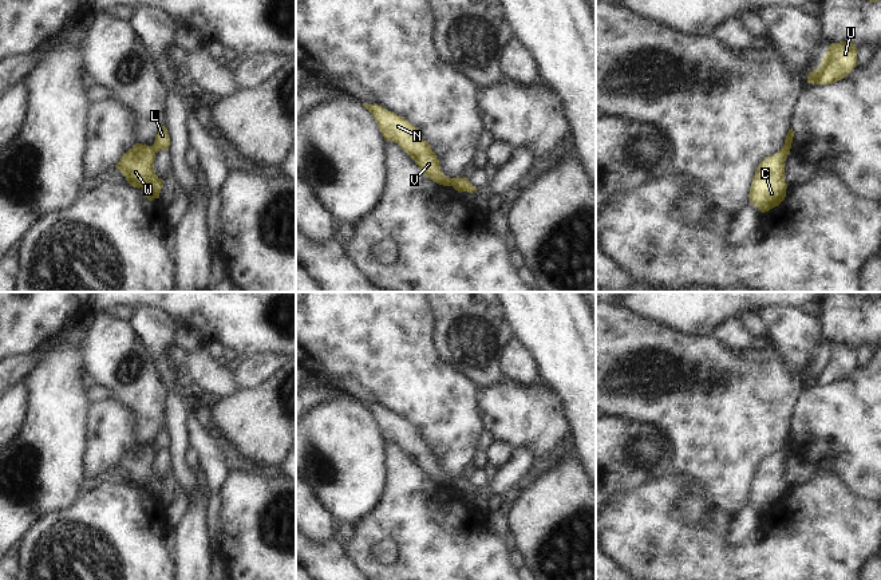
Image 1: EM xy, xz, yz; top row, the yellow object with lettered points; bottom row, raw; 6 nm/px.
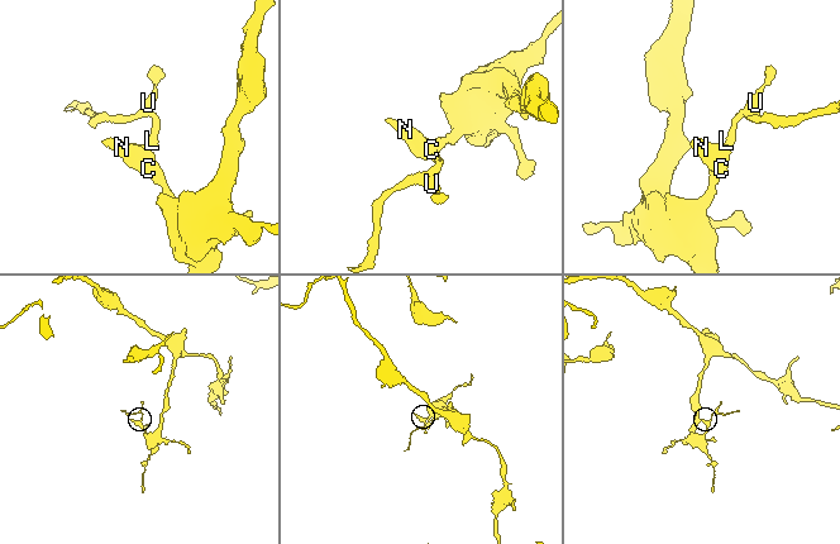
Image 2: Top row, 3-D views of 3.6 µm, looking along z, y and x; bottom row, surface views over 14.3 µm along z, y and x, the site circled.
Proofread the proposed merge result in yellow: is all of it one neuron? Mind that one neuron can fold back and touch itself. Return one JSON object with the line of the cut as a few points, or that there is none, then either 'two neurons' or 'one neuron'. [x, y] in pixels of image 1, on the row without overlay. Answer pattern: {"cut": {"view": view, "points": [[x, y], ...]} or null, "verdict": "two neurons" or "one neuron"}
{"cut": {"view": "xz", "points": [[453, 478], [450, 485]]}, "verdict": "two neurons"}

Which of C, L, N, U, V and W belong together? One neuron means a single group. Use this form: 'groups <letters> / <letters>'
groups C N V W / L U

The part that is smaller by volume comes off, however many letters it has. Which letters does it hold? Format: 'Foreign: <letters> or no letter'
Foreign: L, U

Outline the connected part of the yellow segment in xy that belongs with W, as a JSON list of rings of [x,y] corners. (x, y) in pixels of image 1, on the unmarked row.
[[[135,443],[115,466],[126,477],[127,484],[142,488],[149,501],[159,498],[163,480],[154,472],[155,451],[151,446]]]

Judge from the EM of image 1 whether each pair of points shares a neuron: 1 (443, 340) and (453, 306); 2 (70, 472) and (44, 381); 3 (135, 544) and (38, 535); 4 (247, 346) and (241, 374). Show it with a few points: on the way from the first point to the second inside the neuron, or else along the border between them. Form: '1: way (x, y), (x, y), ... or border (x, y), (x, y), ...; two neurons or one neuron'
1: way (451, 332), (453, 314); one neuron
2: way (55, 449), (55, 403); one neuron
3: way (111, 544), (62, 544); one neuron
4: border (279, 355), (249, 354), (247, 356); two neurons

